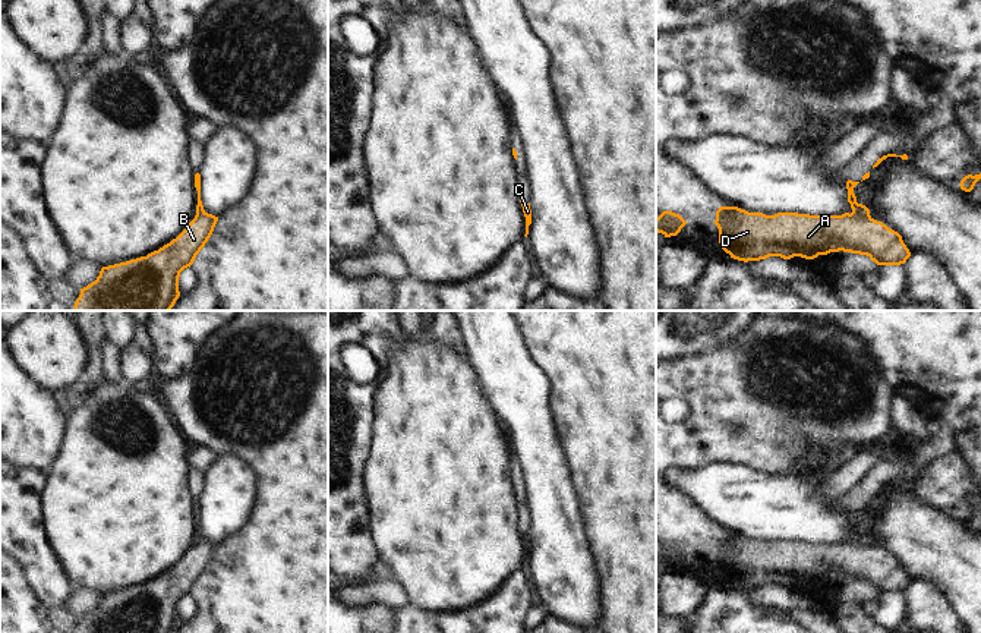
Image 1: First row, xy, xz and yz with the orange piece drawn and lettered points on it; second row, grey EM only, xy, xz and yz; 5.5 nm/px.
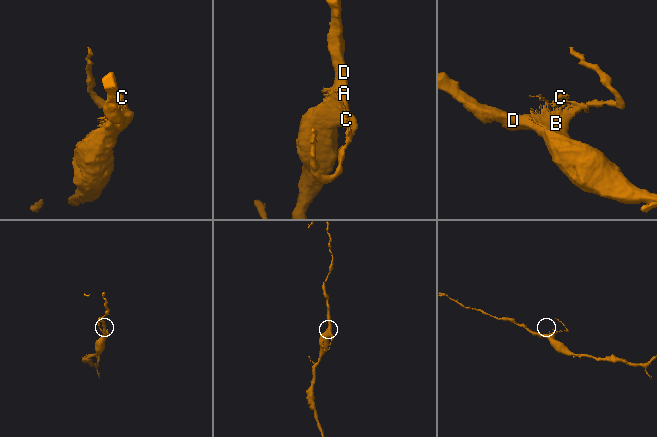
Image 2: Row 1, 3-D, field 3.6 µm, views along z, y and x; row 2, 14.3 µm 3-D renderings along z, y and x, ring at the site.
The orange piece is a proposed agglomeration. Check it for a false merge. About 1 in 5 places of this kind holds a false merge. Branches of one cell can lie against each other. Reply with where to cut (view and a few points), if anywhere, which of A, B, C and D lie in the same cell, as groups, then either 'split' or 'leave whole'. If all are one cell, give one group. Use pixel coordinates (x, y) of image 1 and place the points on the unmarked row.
no cut | A B C D | leave whole

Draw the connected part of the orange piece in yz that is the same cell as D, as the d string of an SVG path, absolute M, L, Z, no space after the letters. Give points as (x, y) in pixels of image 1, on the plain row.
M846 510L848 530L852 541L842 544L810 544L798 541L777 541L775 544L766 544L763 541L748 541L738 535L720 535L716 539L715 552L719 557L720 576L738 589L760 589L769 585L780 585L791 588L801 585L805 588L814 588L818 583L827 583L830 580L851 580L867 583L877 593L900 593L911 585L909 577L902 569L902 564L889 557L881 549L874 548L870 544L870 538L857 530L854 516L859 510Z

